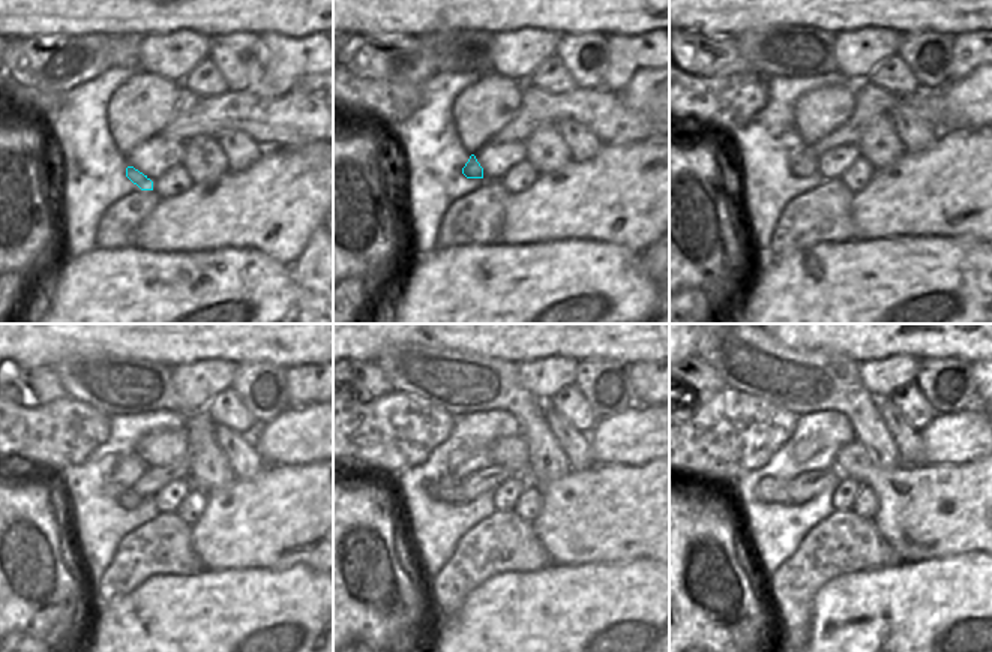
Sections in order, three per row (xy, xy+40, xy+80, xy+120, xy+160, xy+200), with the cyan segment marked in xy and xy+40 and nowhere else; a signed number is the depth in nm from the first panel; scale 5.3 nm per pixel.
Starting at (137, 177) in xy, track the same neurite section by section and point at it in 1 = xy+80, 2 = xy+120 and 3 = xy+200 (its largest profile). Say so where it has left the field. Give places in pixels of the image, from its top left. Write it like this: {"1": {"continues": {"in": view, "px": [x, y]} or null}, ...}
{"1": {"continues": {"in": "xy+80", "px": [806, 165]}}, "2": {"continues": {"in": "xy+120", "px": [129, 499]}}, "3": {"continues": {"in": "xy+200", "px": [770, 489]}}}

